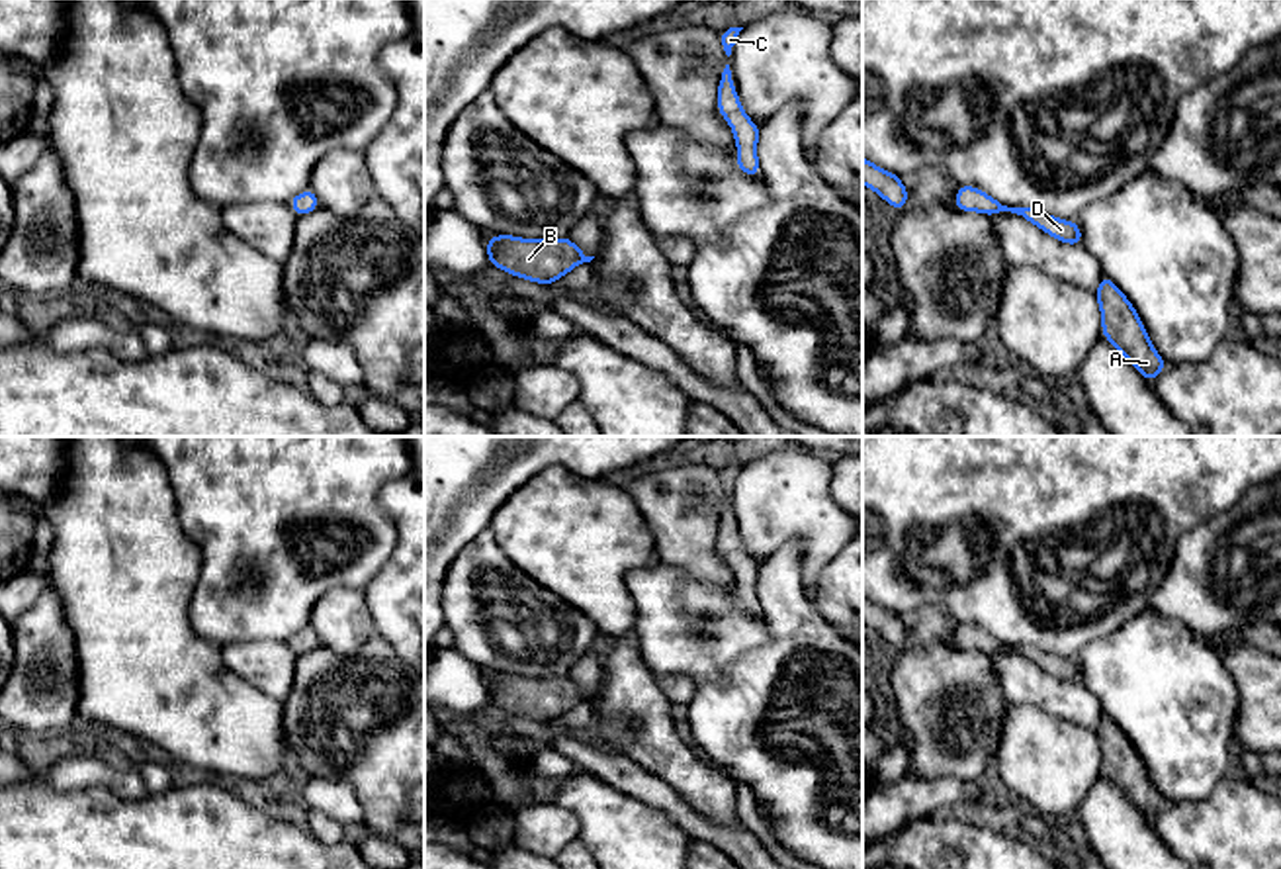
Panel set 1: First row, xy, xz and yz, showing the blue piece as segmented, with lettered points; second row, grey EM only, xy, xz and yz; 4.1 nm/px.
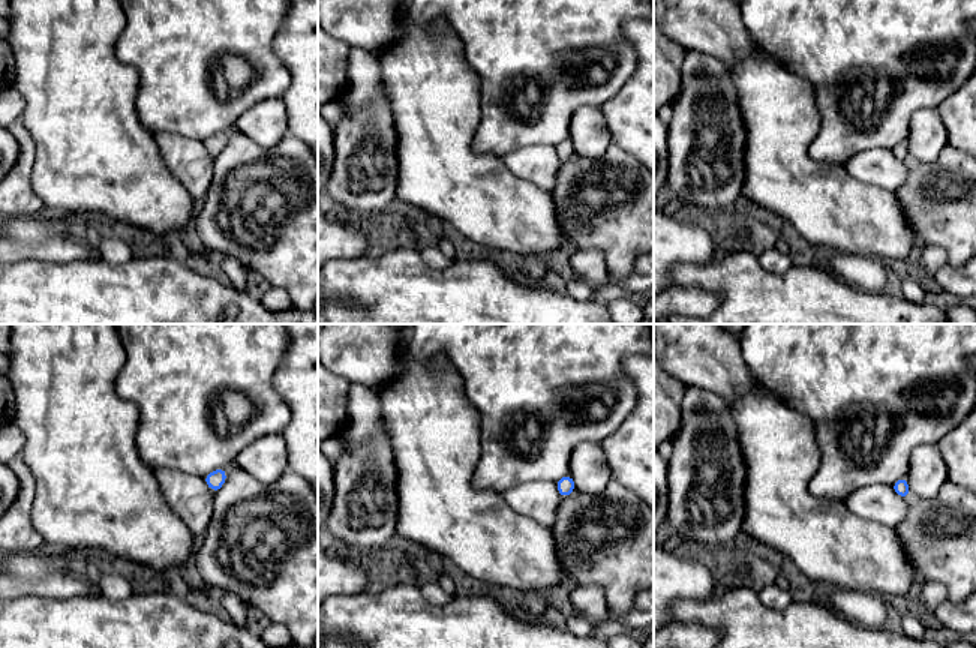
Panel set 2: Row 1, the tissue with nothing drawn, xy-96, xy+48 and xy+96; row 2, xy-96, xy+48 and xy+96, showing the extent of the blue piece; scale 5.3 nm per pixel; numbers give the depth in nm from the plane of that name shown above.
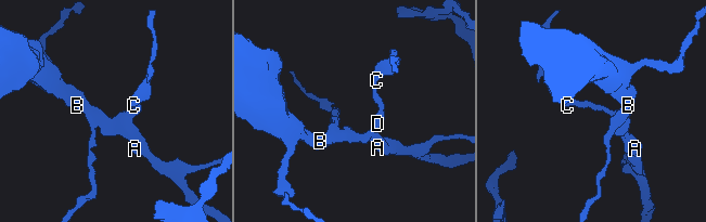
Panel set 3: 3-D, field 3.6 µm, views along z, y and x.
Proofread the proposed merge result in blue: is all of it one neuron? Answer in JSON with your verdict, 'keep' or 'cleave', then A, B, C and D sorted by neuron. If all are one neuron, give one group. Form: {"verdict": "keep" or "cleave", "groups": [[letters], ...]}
{"verdict": "keep", "groups": [["A", "B", "C", "D"]]}

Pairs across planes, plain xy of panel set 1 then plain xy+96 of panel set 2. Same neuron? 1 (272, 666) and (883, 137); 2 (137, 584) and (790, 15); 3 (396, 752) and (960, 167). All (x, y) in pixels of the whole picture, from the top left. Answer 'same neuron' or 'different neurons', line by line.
1: different neurons
2: different neurons
3: same neuron

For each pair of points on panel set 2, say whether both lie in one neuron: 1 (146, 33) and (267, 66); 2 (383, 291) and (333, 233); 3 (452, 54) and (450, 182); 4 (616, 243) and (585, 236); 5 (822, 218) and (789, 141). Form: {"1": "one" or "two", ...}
{"1": "one", "2": "two", "3": "one", "4": "one", "5": "one"}

